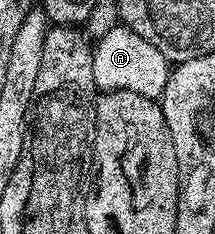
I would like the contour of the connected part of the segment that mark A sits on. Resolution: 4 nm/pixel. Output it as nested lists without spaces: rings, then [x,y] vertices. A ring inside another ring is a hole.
[[[125,26],[114,27],[110,34],[95,41],[92,65],[94,82],[100,92],[137,92],[151,100],[164,95],[170,71],[170,62],[162,50],[158,50],[158,46],[150,46],[142,34],[134,34],[134,30]]]

